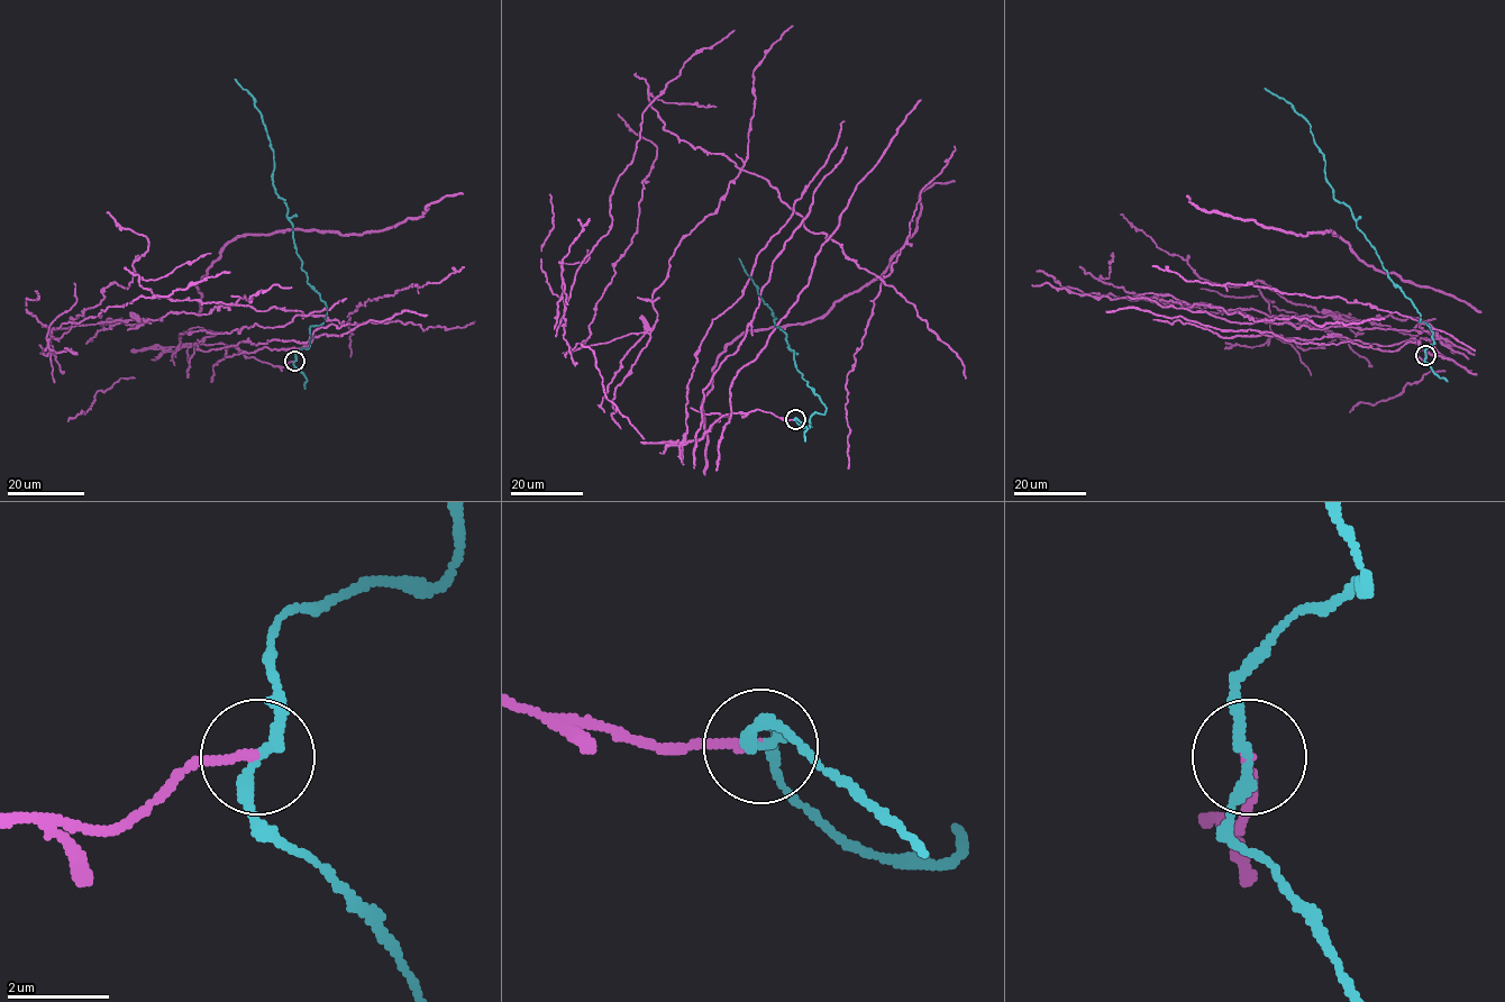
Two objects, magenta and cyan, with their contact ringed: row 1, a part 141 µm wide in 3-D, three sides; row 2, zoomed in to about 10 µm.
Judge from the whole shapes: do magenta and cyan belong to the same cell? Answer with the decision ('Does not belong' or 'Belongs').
Does not belong

